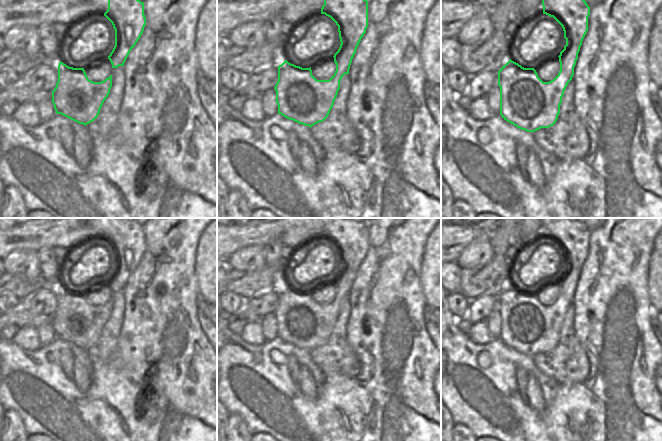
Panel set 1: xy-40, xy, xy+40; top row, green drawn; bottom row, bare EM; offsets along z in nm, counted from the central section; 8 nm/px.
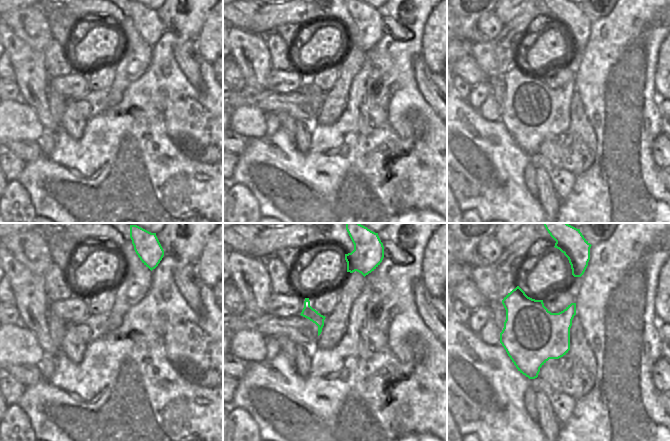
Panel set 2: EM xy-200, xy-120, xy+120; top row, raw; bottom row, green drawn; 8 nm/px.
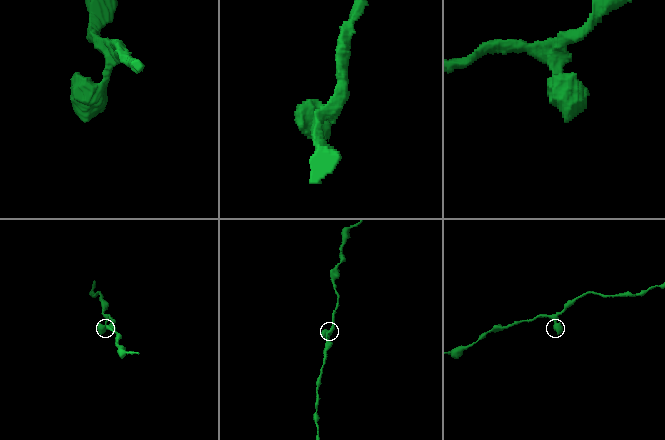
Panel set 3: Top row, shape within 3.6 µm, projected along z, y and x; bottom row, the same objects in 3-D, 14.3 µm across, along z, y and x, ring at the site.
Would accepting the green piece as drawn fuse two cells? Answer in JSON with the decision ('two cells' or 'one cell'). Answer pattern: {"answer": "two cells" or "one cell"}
{"answer": "one cell"}

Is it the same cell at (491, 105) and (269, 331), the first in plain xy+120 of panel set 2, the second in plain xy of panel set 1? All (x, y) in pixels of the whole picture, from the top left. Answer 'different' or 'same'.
different

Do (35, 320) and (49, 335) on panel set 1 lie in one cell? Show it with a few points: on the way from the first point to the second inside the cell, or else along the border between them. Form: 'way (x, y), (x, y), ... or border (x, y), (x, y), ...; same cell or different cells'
border (51, 323), (43, 323), (36, 328); different cells

